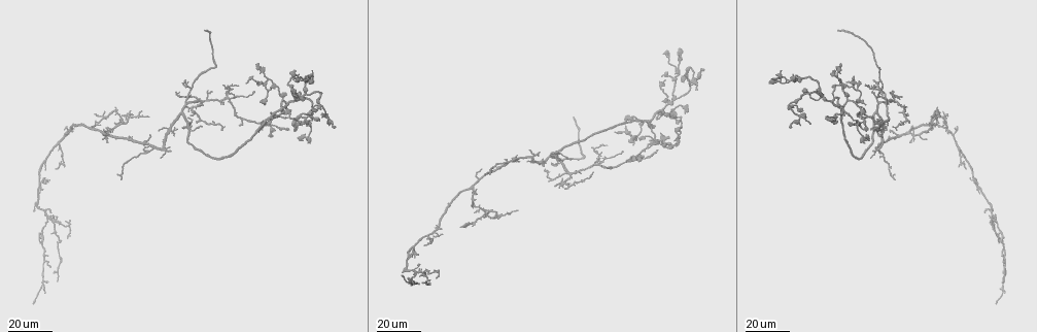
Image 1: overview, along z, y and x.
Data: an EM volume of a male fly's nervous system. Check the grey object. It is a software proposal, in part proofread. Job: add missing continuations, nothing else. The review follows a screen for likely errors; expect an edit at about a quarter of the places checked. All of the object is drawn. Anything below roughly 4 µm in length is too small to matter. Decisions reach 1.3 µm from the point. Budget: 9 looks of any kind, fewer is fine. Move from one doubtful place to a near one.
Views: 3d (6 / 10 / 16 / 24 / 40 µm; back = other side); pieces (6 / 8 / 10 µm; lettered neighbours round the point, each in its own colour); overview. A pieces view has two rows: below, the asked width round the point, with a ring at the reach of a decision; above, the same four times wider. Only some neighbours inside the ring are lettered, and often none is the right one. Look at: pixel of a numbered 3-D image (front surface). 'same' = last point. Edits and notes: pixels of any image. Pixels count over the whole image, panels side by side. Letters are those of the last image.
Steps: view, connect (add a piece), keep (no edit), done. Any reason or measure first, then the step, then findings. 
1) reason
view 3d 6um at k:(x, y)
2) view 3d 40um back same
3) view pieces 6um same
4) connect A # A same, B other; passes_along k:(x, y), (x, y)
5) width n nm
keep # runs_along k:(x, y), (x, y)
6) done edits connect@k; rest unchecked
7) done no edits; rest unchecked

an open end
view 3d 24um at 1:(871, 128)

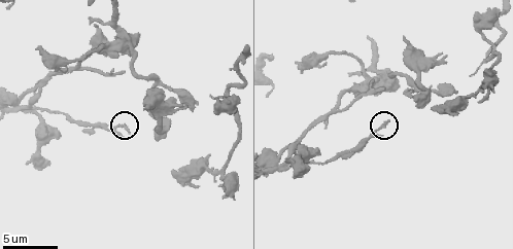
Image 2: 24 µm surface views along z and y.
view pieces 10um at 2:(126, 130)

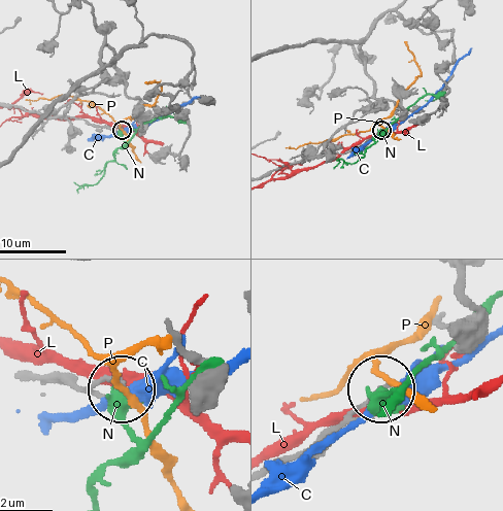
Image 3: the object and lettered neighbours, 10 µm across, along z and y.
keep # C other, L other, N other, P other; no lettered piece goes on from it

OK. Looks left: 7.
view 3d 24um at 1:(872, 152)

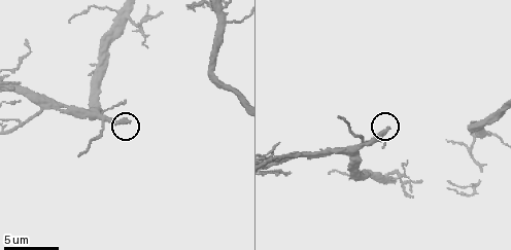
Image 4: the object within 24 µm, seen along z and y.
view pieces 6um at 4:(127, 120)

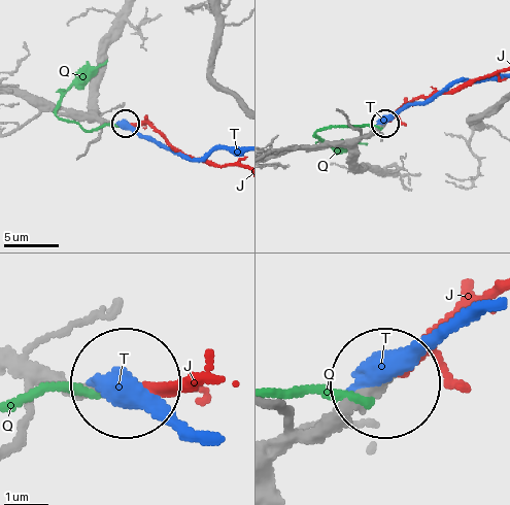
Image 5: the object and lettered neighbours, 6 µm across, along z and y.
connect J # J same, Q other, T other; passes_along 5:(359, 140), (418, 99), (443, 94), (497, 74); the neuron continues

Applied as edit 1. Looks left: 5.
view 3d 24um at 1:(955, 129)

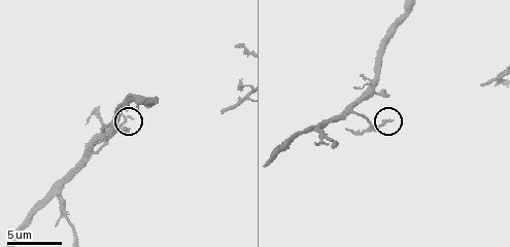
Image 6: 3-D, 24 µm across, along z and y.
view pieces 6um at 6:(391, 120)

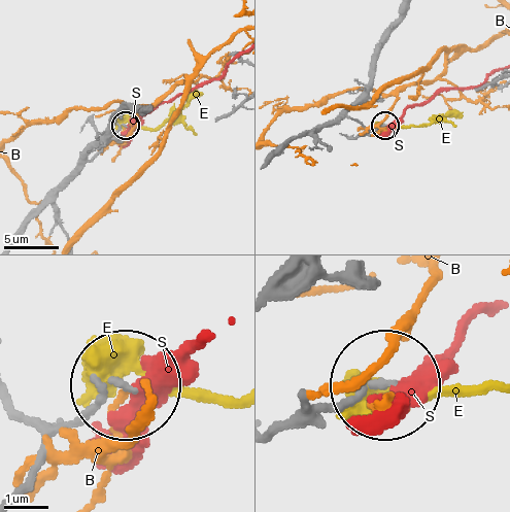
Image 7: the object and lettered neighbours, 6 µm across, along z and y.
keep # B other, E other, S other; runs_along 7:(12, 492), (45, 438), (120, 382); no lettered piece goes on from it

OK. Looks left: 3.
view 3d 24um at 1:(257, 64)

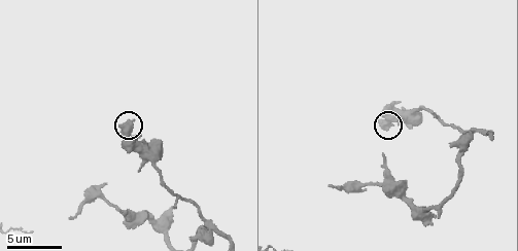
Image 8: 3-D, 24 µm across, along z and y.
see the neighbours
view pieces 8um at 8:(130, 122)

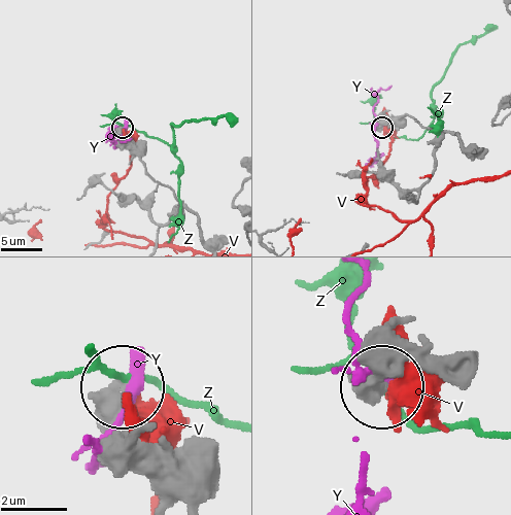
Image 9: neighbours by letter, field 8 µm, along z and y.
keep # V other, Y other, Z other; no lettered piece goes on from it

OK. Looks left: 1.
done edits connect@5; rest unchecked

